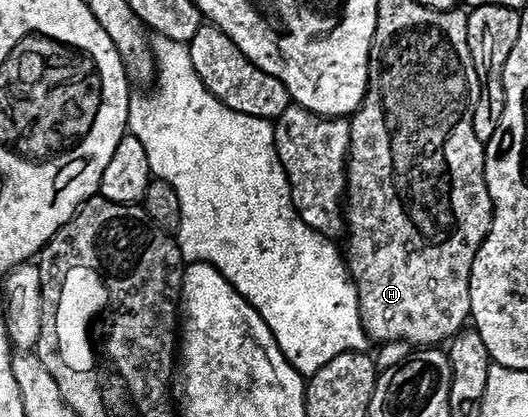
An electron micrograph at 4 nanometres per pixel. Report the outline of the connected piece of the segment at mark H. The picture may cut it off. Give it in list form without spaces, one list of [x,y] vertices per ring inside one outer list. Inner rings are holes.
[[[416,20],[416,24],[396,28],[388,40],[372,40],[368,55],[368,89],[359,108],[350,117],[350,146],[346,161],[346,263],[351,280],[356,284],[361,324],[369,341],[404,340],[409,346],[436,346],[455,336],[469,319],[471,263],[492,225],[492,199],[484,177],[485,141],[476,130],[479,97],[480,83],[472,55],[460,52],[460,48],[452,44],[452,36],[448,36],[440,24],[432,24],[432,20]]]

